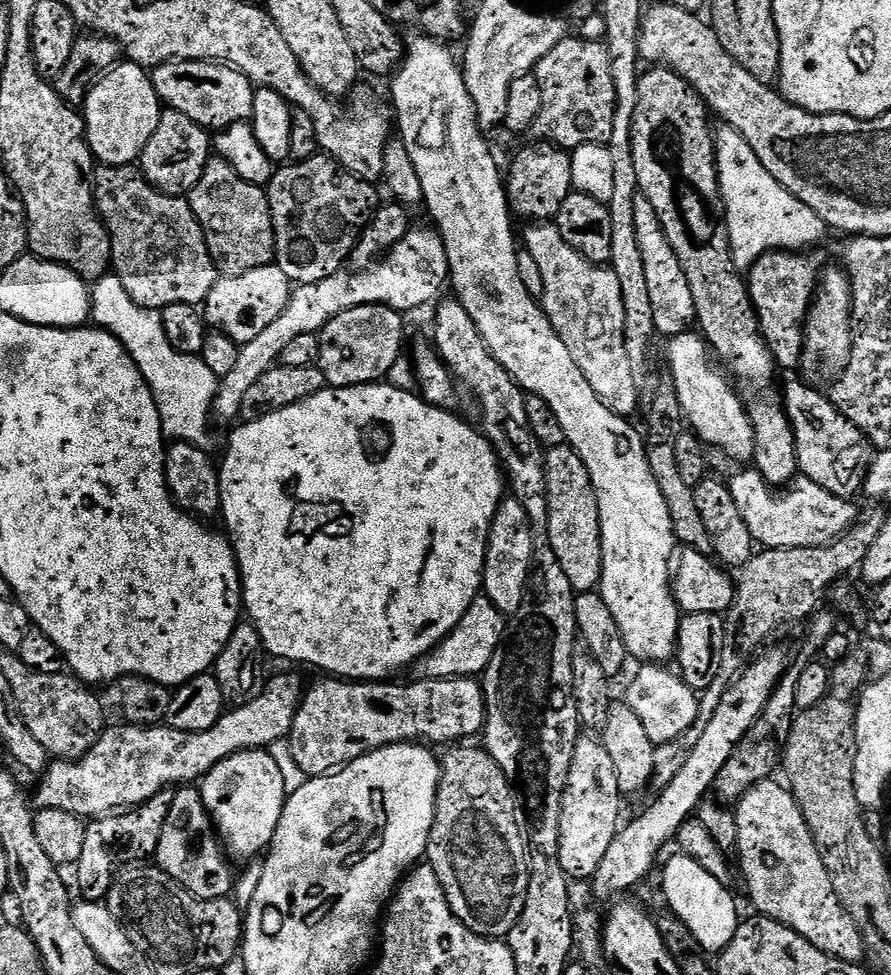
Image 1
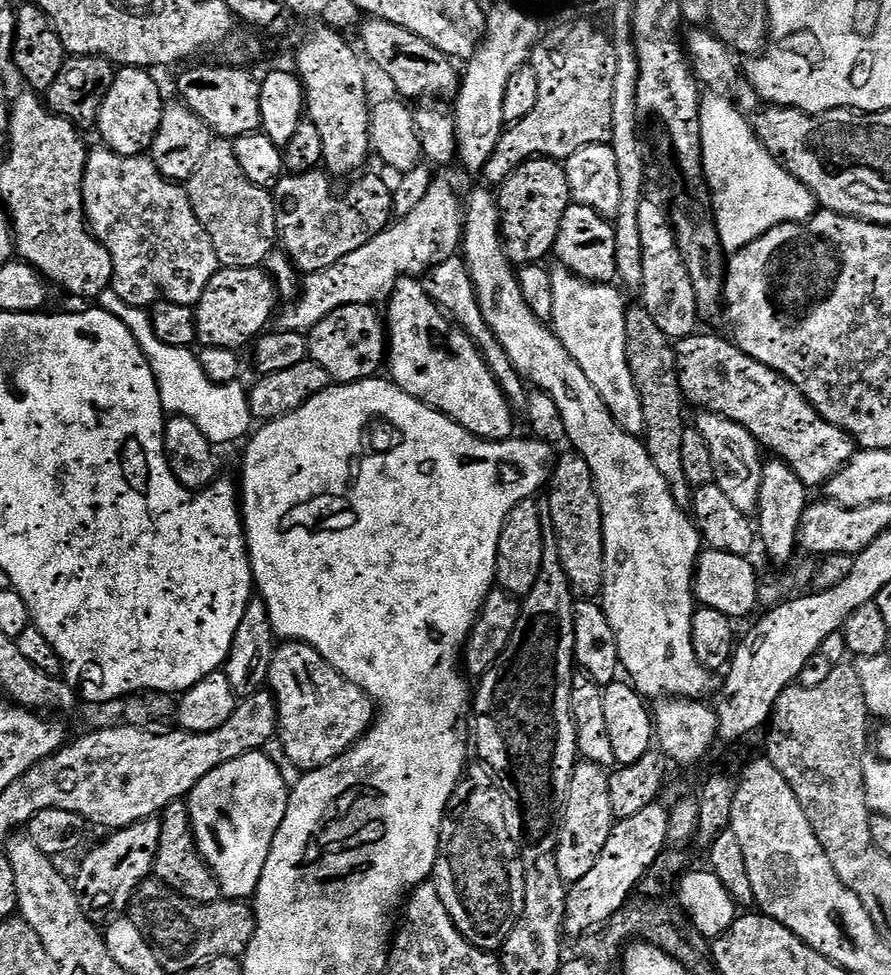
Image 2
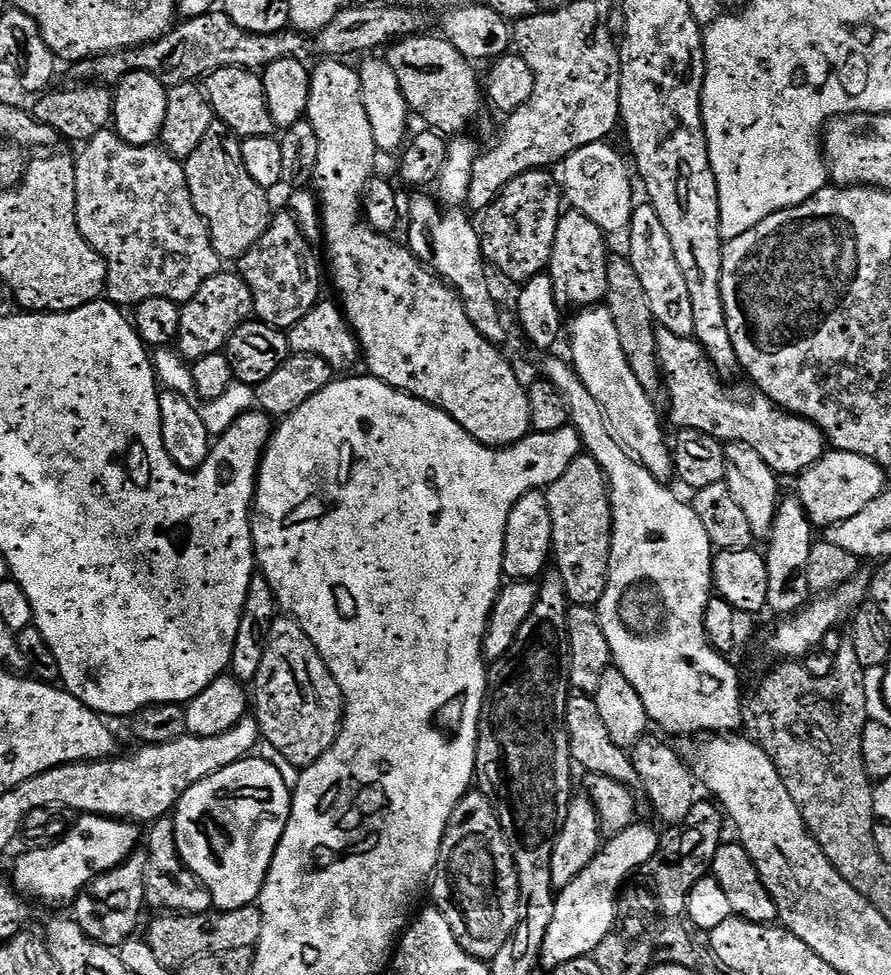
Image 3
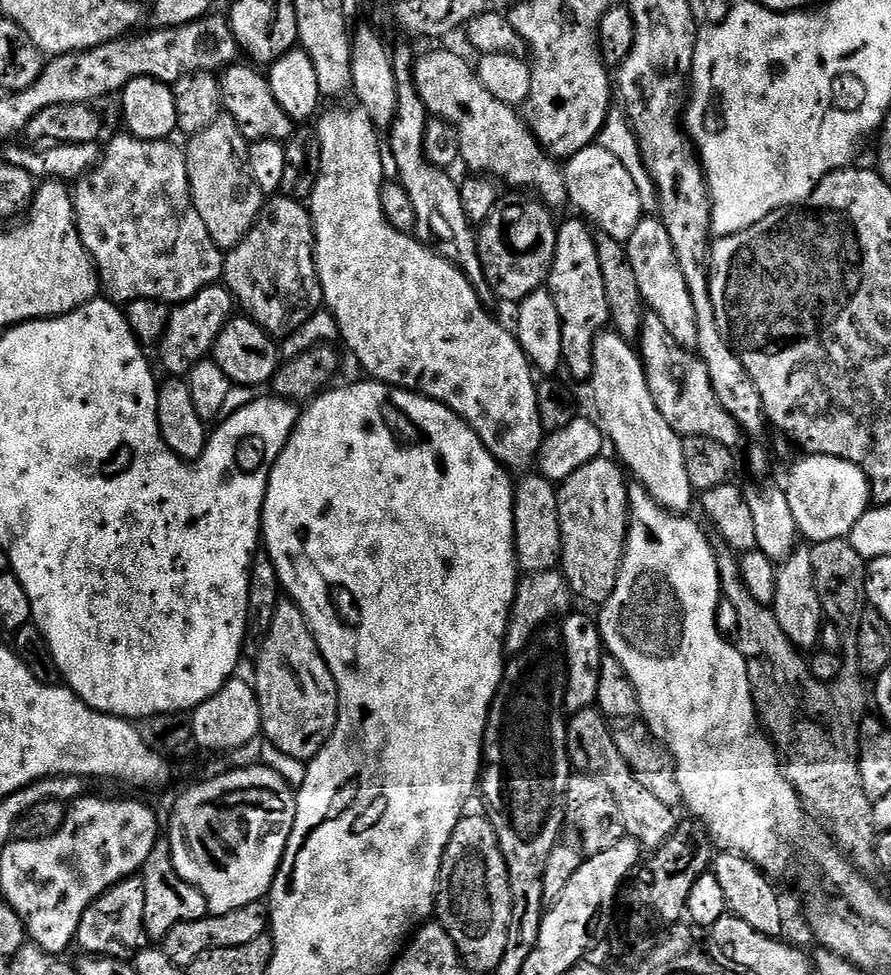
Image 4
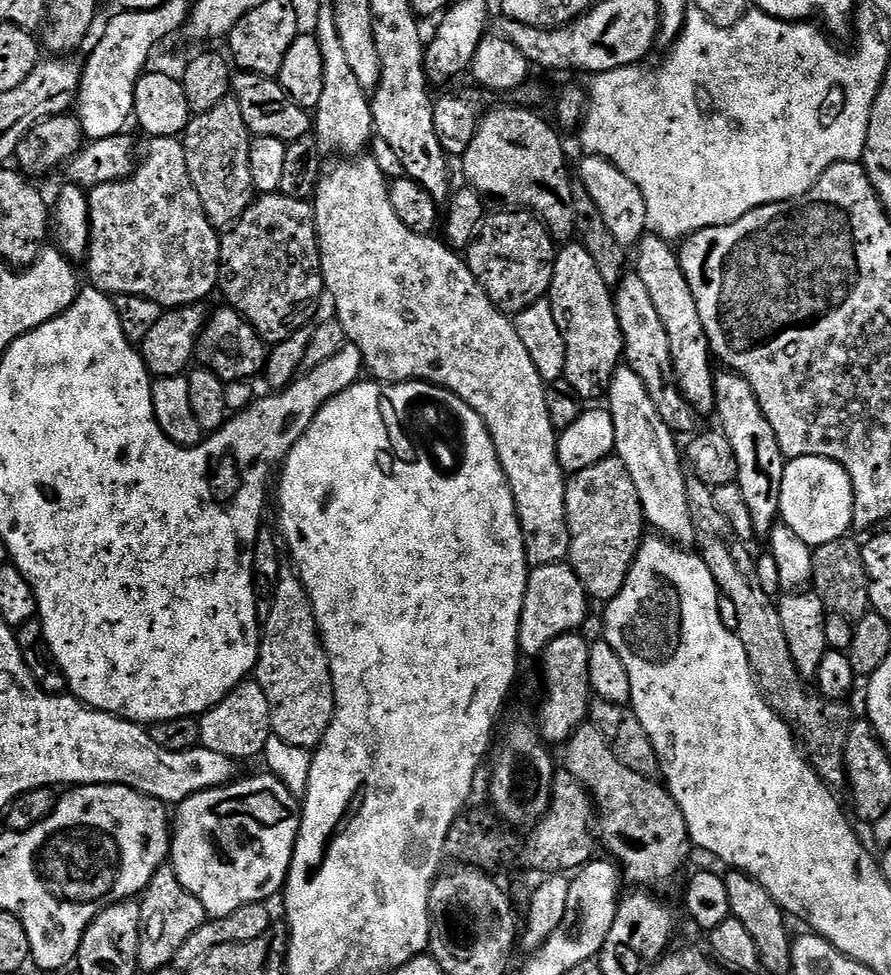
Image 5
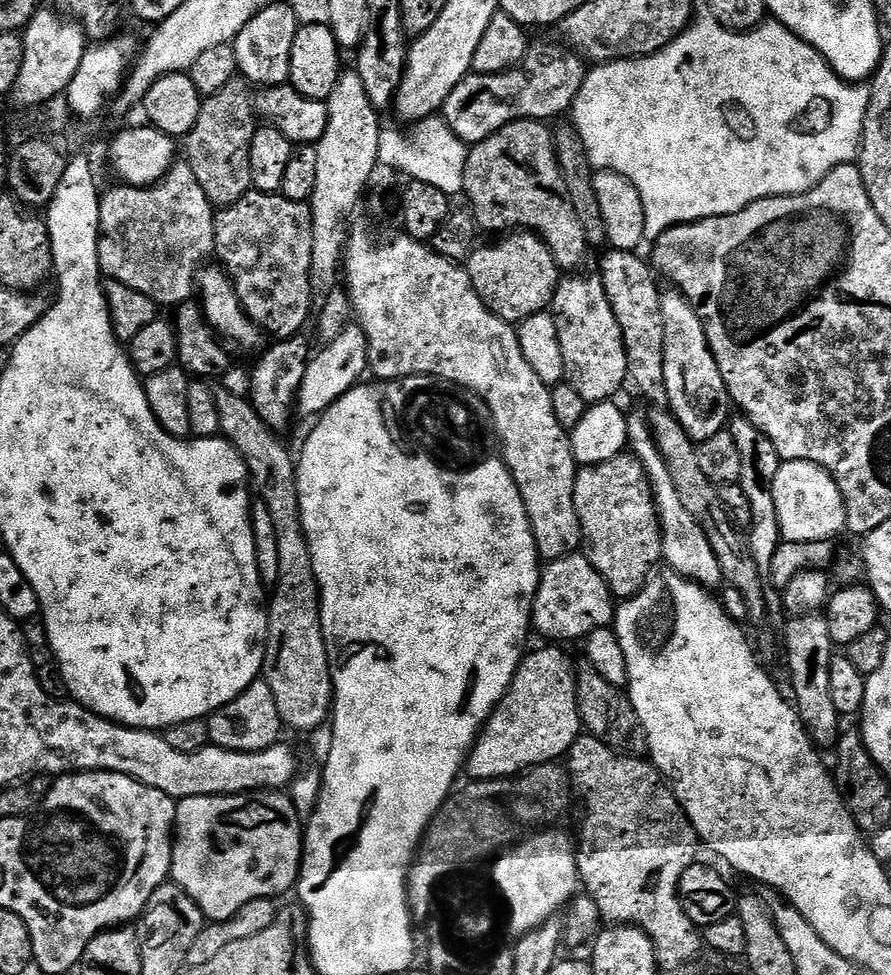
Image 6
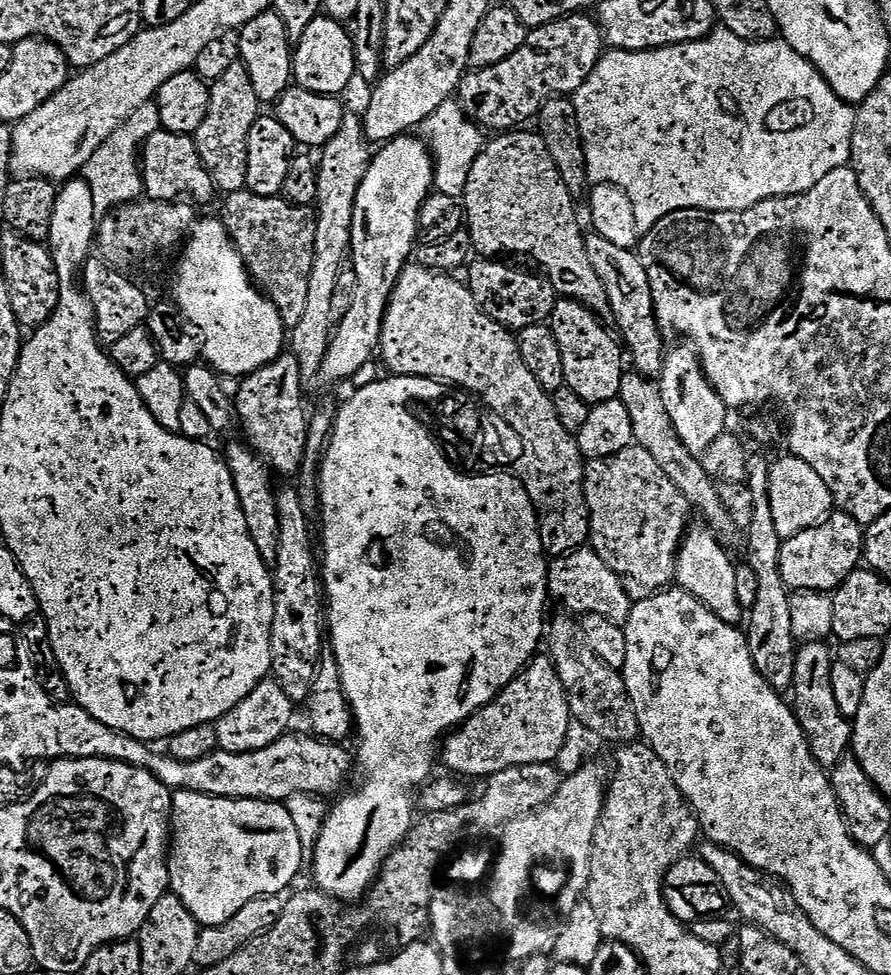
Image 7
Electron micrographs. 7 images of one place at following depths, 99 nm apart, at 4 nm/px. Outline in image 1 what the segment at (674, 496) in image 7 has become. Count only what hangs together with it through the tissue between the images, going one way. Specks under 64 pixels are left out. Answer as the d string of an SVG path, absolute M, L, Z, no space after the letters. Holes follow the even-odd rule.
M566 442L557 448L547 449L544 469L550 506L550 546L554 546L558 563L577 594L597 591L602 578L602 538L598 498L586 470L586 462L582 462L572 445Z

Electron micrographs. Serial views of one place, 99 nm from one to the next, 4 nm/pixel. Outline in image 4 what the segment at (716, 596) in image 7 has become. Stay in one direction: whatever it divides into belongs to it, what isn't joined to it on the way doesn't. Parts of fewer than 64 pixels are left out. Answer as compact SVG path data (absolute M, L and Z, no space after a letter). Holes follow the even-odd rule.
M615 330L601 332L596 340L592 351L591 384L592 392L596 395L596 408L600 411L598 420L602 425L602 431L610 441L611 447L612 444L616 447L615 455L622 461L623 467L633 477L636 475L640 479L637 480L639 487L645 488L663 508L668 509L669 512L691 513L692 504L694 508L694 491L689 475L686 474L686 460L683 458L684 441L680 434L670 428L669 423L662 416L662 411L658 410L651 396L644 361L638 355L637 349Z

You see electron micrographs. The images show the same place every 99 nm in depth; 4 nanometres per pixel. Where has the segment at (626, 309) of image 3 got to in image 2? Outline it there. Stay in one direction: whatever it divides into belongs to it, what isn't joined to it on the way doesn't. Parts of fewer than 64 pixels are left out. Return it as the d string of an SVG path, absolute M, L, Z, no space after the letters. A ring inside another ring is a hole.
M643 306L629 307L624 314L626 324L626 362L630 366L630 374L634 378L634 386L638 390L638 398L642 402L642 418L644 430L642 439L654 466L658 466L658 474L666 478L666 486L679 508L688 510L692 507L694 487L686 480L685 468L682 467L682 436L686 429L684 423L684 404L686 397L681 389L680 369L676 366L676 351L673 341L662 330L658 330L658 322L650 318Z

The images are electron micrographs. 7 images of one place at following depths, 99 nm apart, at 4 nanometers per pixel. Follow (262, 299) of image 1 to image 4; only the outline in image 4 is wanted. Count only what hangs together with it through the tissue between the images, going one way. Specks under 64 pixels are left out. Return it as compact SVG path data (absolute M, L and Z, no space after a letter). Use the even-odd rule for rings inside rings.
M223 286L204 288L194 294L194 298L175 305L168 313L168 325L158 345L160 364L168 371L167 375L172 378L187 377L196 363L209 359L218 334L222 334L233 315L232 294Z

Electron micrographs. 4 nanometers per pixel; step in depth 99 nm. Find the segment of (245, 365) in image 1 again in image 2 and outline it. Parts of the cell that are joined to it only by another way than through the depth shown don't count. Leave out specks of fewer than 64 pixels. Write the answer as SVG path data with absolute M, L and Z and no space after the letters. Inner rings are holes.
M437 179L430 186L430 190L410 214L399 217L387 230L378 233L366 246L345 251L336 259L334 266L321 272L309 272L303 277L298 288L298 295L287 305L284 313L281 311L279 331L303 332L307 334L310 329L322 322L326 314L338 310L342 306L351 304L372 304L379 292L387 293L396 281L405 278L420 278L437 264L448 260L455 255L462 244L462 200L456 197L456 192L446 181Z

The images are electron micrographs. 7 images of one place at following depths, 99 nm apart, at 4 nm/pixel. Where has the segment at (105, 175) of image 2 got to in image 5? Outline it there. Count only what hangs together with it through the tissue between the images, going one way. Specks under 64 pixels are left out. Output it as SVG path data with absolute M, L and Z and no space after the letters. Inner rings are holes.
M153 137L148 142L148 155L141 157L134 174L122 181L110 181L109 184L97 184L88 192L88 276L91 287L109 297L137 296L150 298L158 302L161 309L181 308L187 304L199 304L207 301L211 292L217 291L220 283L220 236L218 229L206 218L206 210L202 210L202 202L198 202L198 190L194 190L194 182L190 182L190 174L186 165L186 152L184 143L179 137Z

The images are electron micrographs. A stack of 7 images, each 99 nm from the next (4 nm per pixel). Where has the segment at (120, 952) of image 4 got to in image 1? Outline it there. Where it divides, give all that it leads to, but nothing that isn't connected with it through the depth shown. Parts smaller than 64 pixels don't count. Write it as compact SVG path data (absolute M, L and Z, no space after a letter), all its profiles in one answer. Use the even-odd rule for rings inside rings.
M175 791L159 792L154 798L137 808L121 810L93 819L86 827L86 842L82 845L82 858L74 866L76 884L85 901L100 902L107 897L112 880L126 864L147 861L155 857L156 847L162 838L162 826L166 826L166 814L170 814L170 802Z

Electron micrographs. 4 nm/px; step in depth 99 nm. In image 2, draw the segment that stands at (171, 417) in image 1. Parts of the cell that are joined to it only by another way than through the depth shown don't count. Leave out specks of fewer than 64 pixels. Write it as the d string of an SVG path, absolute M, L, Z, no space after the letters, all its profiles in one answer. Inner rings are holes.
M109 290L100 293L98 304L99 307L118 317L134 334L138 346L144 351L144 357L152 366L152 373L160 391L160 407L165 413L185 416L190 422L194 422L194 426L198 426L198 430L202 430L202 434L206 434L206 438L214 446L232 444L240 439L243 441L253 431L254 421L245 385L240 385L240 382L212 383L203 374L195 351L166 346L166 342L158 342L149 326L147 311L143 308L131 308L126 302L122 302L122 298L118 298L116 292Z

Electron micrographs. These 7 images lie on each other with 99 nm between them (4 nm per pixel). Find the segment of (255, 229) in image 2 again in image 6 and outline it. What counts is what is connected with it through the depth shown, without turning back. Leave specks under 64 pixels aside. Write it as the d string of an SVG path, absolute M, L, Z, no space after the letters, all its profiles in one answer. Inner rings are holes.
M237 78L226 82L218 94L203 97L198 122L194 122L194 130L190 130L182 144L183 155L198 178L198 186L206 190L206 198L217 209L228 208L238 202L238 198L253 191L250 142L254 142L258 127L258 117L252 105L253 95L248 81Z

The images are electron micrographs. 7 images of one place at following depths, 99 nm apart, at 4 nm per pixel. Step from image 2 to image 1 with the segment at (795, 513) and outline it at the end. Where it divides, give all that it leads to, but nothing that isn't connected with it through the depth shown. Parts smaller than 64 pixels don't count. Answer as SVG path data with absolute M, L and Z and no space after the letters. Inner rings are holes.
M652 66L641 75L632 127L639 195L654 206L658 222L662 222L662 230L678 254L686 282L690 282L690 294L694 294L699 331L715 359L729 368L734 380L736 375L740 398L754 428L754 471L762 474L769 486L787 486L800 472L796 435L778 384L776 388L778 365L760 332L745 277L732 261L716 169L716 137L708 116L708 105L677 72Z

